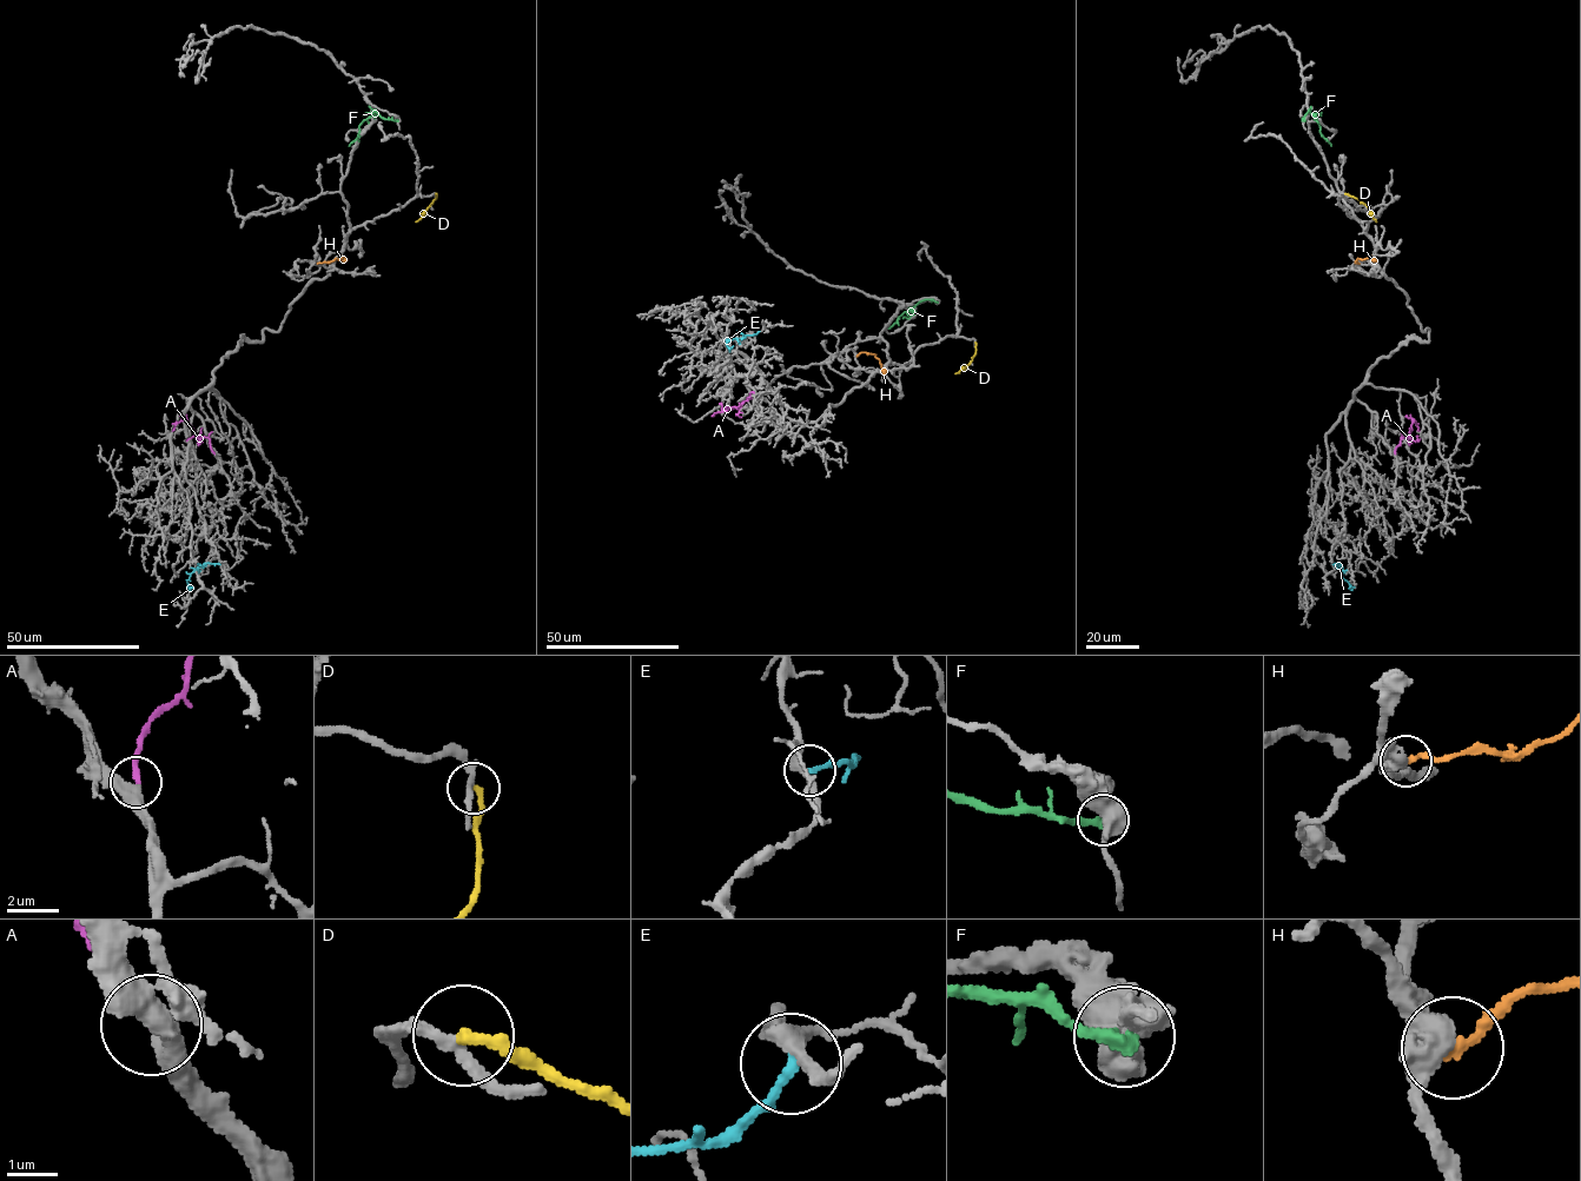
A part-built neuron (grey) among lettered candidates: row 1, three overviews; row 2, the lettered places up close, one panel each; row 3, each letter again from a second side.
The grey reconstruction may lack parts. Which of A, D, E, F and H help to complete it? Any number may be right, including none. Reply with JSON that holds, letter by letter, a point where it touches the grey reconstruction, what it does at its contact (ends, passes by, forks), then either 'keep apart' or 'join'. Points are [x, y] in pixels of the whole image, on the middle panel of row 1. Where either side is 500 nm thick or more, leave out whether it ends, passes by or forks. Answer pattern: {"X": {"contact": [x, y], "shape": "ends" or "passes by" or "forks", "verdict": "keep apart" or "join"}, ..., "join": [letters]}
{"A": {"contact": [754, 392], "shape": "ends", "verdict": "join"}, "D": {"contact": [976, 343], "shape": "ends", "verdict": "keep apart"}, "E": {"contact": [759, 330], "shape": "ends", "verdict": "keep apart"}, "F": {"contact": [937, 302], "verdict": "keep apart"}, "H": {"contact": [857, 356], "shape": "ends", "verdict": "keep apart"}, "join": ["A"]}

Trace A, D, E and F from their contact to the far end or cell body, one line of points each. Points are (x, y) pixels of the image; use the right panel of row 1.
A: (1395, 453), (1401, 439), (1410, 437), (1414, 420), (1419, 431)
D: (1345, 193), (1362, 203), (1376, 221)
E: (1333, 564), (1341, 565), (1348, 588)
F: (1304, 120), (1309, 111), (1314, 115), (1321, 133), (1331, 146)

